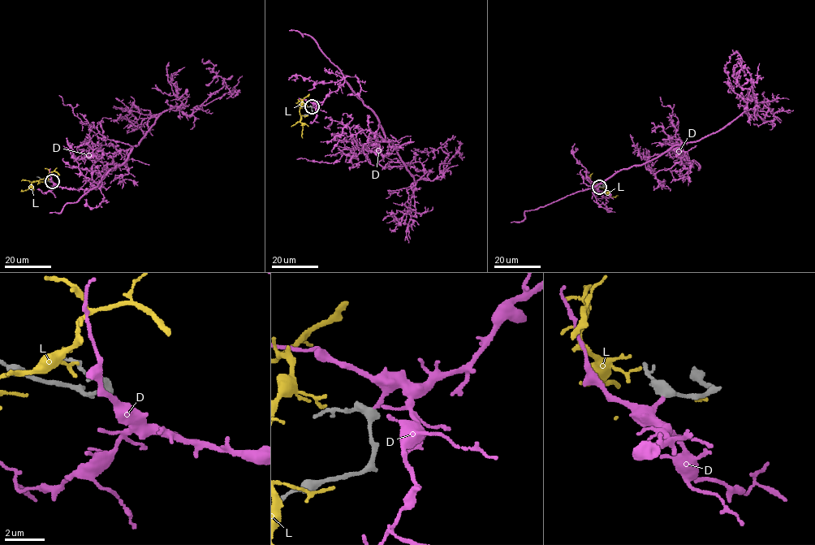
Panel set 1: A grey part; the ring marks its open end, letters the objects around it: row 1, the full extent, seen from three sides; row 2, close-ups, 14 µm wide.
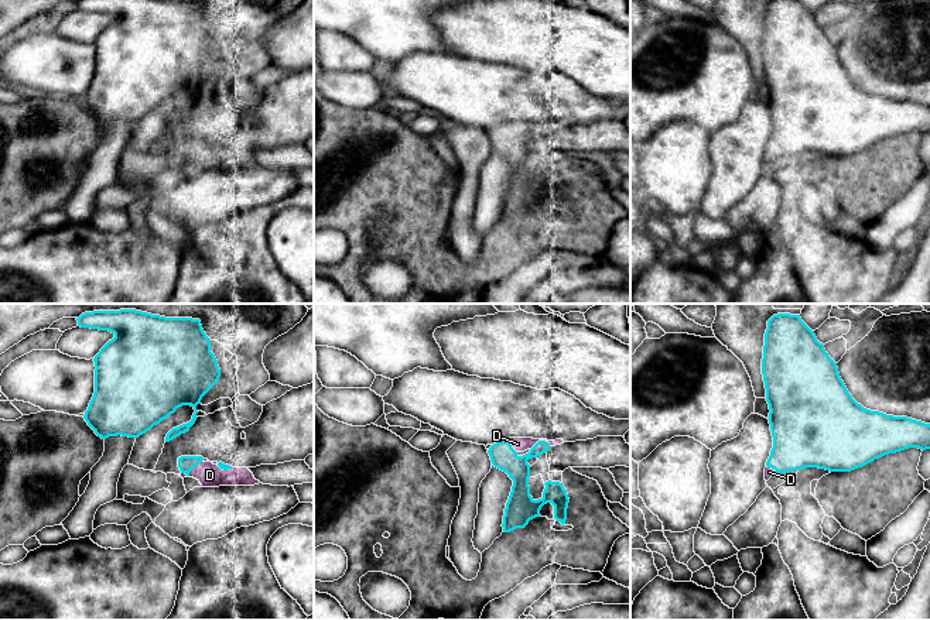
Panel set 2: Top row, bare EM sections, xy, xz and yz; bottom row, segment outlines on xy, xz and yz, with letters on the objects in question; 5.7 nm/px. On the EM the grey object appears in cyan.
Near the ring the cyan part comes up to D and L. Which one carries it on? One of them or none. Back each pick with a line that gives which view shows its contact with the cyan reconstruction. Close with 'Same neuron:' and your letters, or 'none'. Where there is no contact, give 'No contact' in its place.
D: Touches cyan in xz
Same neuron: D

